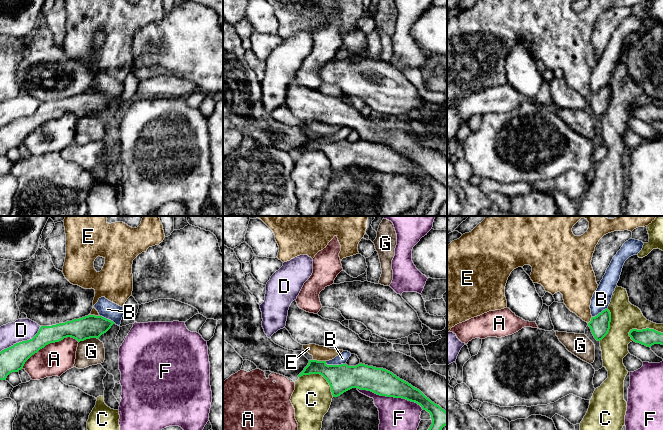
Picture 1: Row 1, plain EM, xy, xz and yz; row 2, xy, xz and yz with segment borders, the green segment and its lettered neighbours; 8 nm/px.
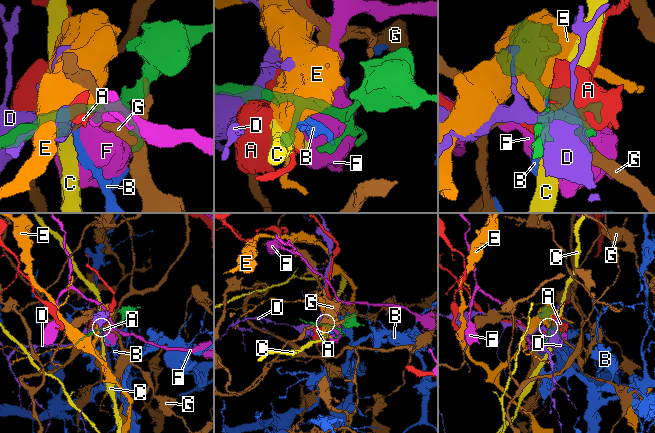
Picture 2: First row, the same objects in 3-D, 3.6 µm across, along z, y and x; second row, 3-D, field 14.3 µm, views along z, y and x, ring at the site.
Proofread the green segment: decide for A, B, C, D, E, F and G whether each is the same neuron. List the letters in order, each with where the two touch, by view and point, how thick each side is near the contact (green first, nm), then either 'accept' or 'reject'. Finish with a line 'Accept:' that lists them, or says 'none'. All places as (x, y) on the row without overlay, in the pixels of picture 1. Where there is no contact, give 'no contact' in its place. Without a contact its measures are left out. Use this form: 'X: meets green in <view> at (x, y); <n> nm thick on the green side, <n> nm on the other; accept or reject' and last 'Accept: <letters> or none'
A: meets green in xy at (49, 119); 160 nm thick on the green side, 260 nm on the other; reject
B: meets green in xz at (335, 141); 220 nm thick on the green side, 90 nm on the other; reject
C: meets green in xz at (321, 150); 220 nm thick on the green side, 320 nm on the other; reject
D: meets green in xy at (22, 117); 200 nm thick on the green side, 180 nm on the other; reject
E: meets green in xz at (319, 137); 220 nm thick on the green side, 130 nm on the other; reject
F: meets green in xz at (390, 172); 220 nm thick on the green side, 300 nm on the other; reject
G: meets green in xy at (88, 114); 190 nm thick on the green side, 220 nm on the other; reject
Accept: none

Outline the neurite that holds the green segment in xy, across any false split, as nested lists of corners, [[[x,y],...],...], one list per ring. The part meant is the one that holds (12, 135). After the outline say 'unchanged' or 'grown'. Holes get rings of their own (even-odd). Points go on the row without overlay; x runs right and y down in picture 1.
[[[88,91],[65,99],[41,102],[32,115],[16,119],[0,128],[0,156],[6,156],[10,149],[21,146],[32,131],[50,119],[67,113],[78,118],[90,114],[99,115],[113,100],[113,97],[102,92]]]; unchanged

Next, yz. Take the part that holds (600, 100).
[[[608,84],[603,86],[597,92],[591,94],[588,102],[590,103],[591,108],[597,117],[602,116],[608,110],[610,98],[611,89]]]; unchanged

